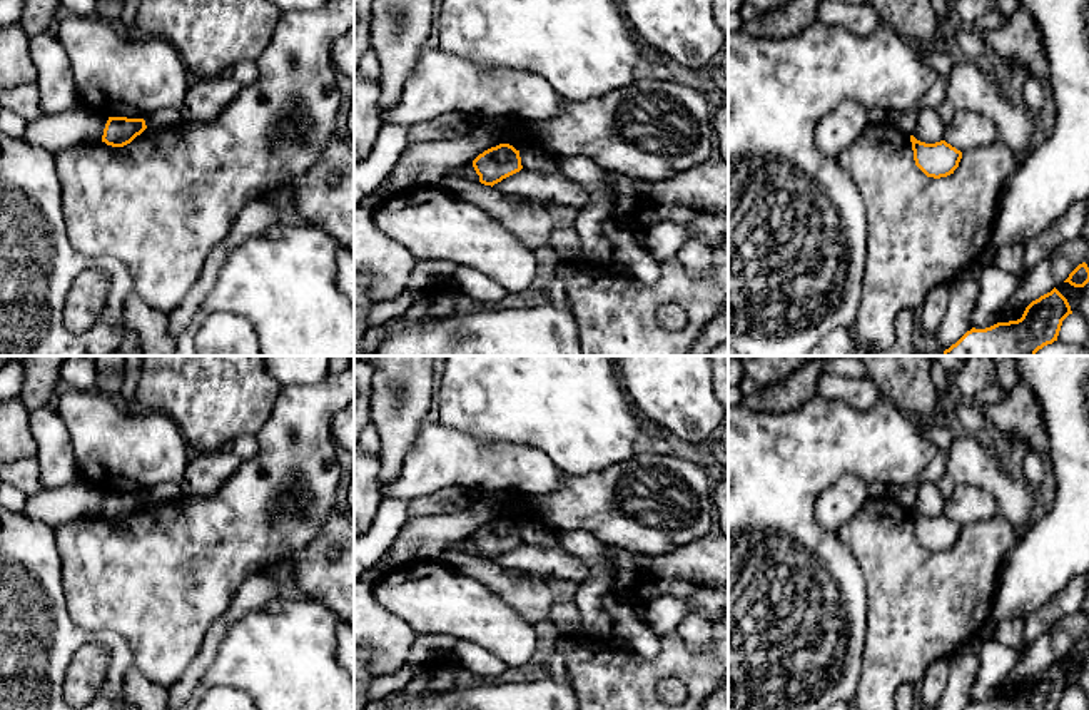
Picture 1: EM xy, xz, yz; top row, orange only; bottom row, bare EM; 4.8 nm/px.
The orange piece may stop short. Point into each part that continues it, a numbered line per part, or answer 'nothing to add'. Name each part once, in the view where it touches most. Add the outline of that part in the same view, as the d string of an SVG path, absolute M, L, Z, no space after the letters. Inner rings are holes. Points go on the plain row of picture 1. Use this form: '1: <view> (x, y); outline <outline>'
nothing to add

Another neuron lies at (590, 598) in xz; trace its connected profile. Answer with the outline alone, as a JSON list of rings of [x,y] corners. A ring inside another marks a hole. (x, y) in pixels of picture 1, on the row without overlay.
[[[570,530],[558,533],[560,545],[591,568],[590,578],[578,586],[575,603],[581,613],[581,628],[593,640],[613,638],[613,620],[605,608],[611,588],[606,545],[593,533]]]

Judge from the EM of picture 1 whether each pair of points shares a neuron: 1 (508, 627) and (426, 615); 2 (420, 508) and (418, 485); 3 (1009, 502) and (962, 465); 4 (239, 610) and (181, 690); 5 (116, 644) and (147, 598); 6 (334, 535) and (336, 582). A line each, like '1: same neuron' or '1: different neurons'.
1: same neuron
2: different neurons
3: same neuron
4: same neuron
5: different neurons
6: same neuron

